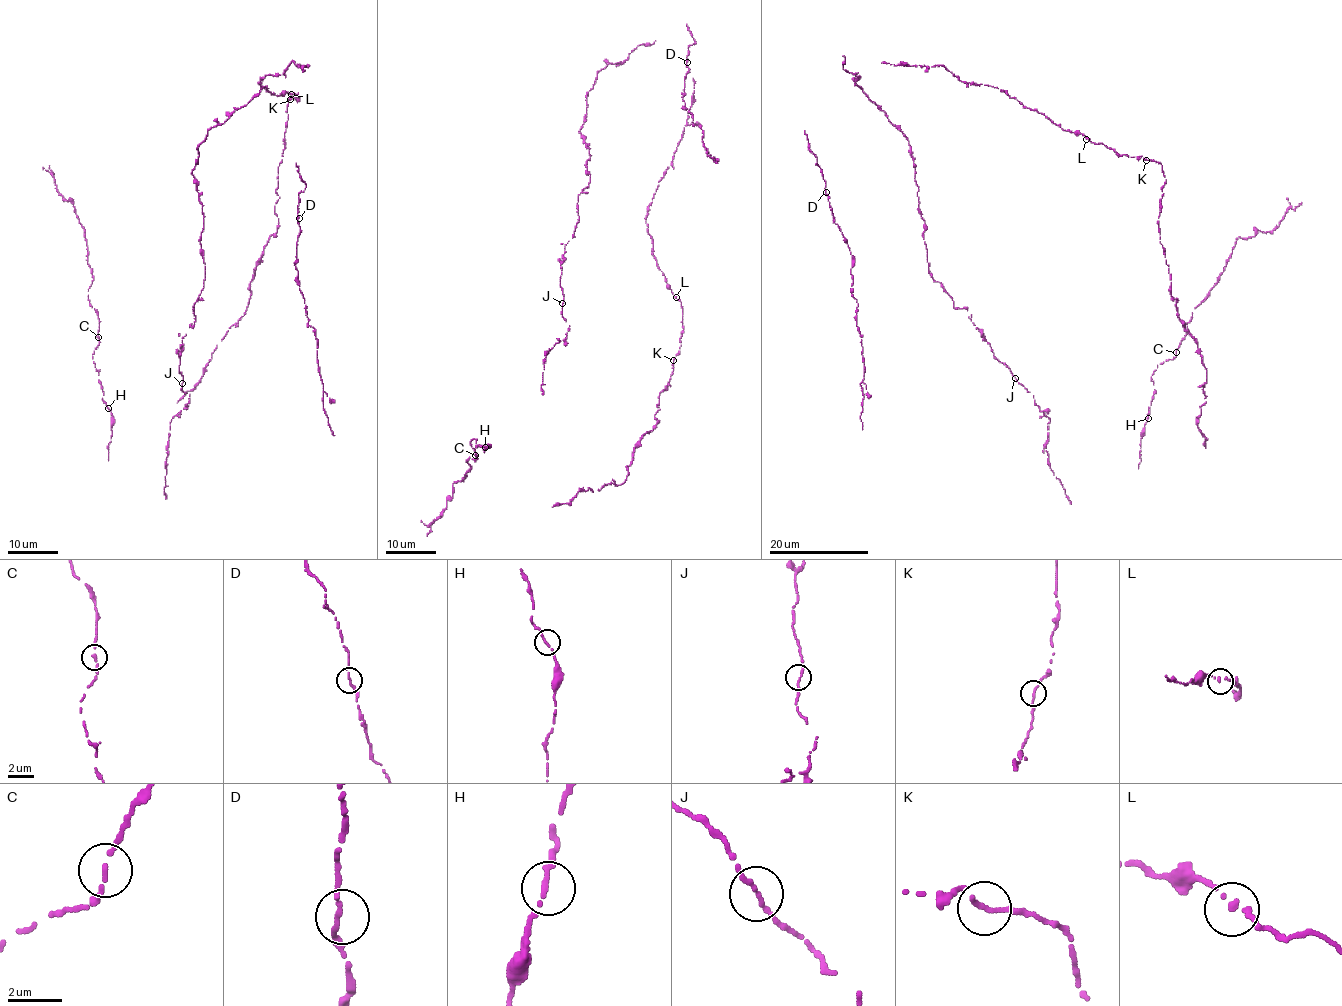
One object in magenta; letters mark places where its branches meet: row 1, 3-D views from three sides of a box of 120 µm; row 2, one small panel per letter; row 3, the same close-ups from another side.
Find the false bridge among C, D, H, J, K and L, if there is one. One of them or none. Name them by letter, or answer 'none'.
none

